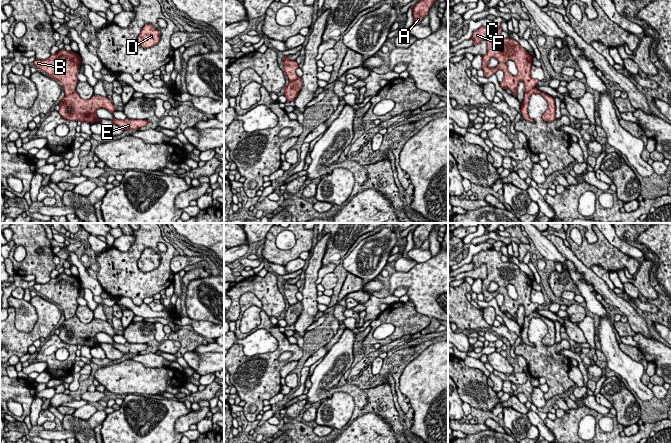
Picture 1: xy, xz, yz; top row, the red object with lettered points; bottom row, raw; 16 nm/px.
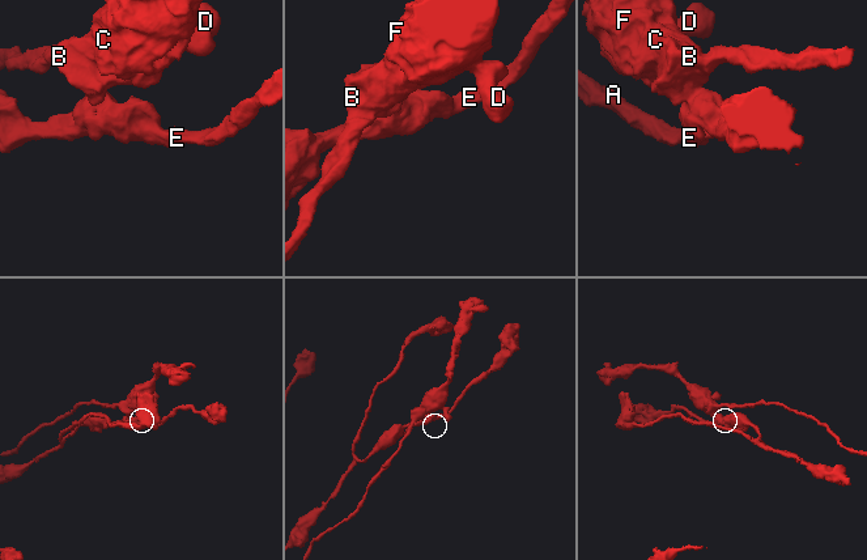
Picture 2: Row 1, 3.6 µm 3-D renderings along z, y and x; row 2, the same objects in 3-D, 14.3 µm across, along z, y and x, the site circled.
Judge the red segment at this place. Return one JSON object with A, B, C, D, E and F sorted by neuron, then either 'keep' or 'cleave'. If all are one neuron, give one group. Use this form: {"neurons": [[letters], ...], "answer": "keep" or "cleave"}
{"neurons": [["A", "E"], ["B", "C", "D", "F"]], "answer": "cleave"}

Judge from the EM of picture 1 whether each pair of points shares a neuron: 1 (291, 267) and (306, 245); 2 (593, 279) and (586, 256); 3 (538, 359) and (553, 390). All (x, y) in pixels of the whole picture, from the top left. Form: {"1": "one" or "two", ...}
{"1": "two", "2": "two", "3": "one"}

